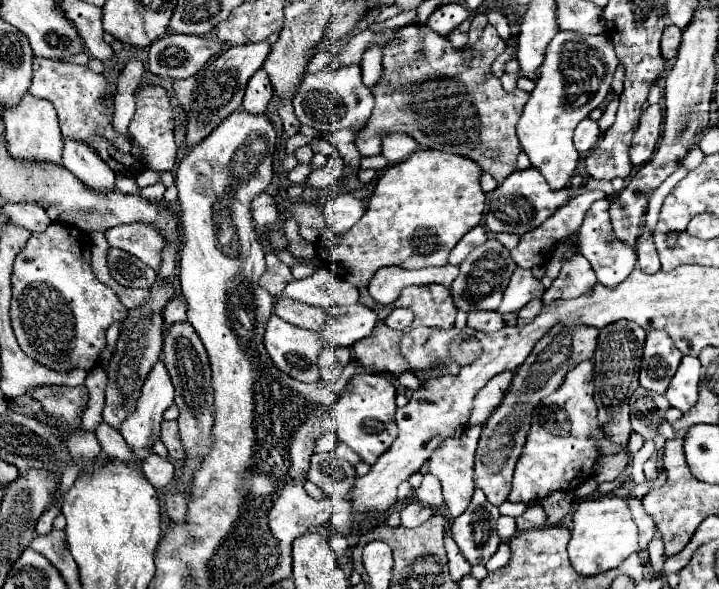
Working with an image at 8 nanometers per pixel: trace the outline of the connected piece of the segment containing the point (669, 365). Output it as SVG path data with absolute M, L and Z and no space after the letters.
M658 330L648 332L640 366L640 386L658 394L666 394L668 384L680 364L680 358L682 354L680 350L676 350L668 334Z

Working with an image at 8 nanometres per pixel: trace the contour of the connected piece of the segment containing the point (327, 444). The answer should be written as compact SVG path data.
M326 432L326 434L322 434L322 436L316 440L314 452L334 452L334 450L336 450L336 442L338 442L336 434L334 434L334 432Z

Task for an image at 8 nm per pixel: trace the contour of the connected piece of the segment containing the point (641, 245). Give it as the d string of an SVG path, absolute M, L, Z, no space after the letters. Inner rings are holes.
M648 230L642 232L642 236L638 238L636 244L636 254L638 254L638 266L646 272L646 274L656 274L660 270L660 260L652 242L652 234Z

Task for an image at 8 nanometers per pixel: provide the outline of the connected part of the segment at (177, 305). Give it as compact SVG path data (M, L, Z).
M174 298L172 302L168 302L162 310L162 320L164 320L164 332L176 324L176 322L184 322L186 320L186 302L182 298Z

